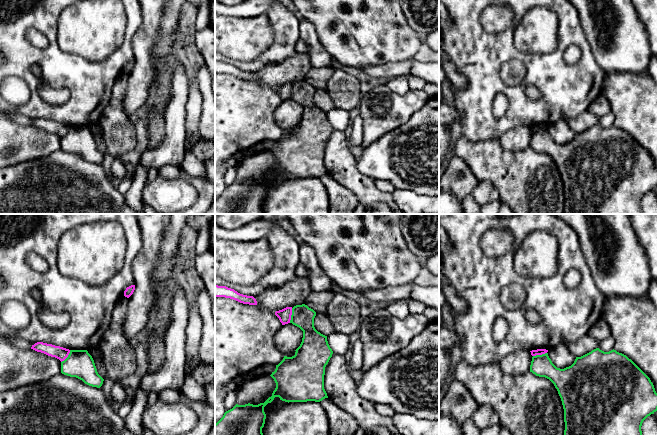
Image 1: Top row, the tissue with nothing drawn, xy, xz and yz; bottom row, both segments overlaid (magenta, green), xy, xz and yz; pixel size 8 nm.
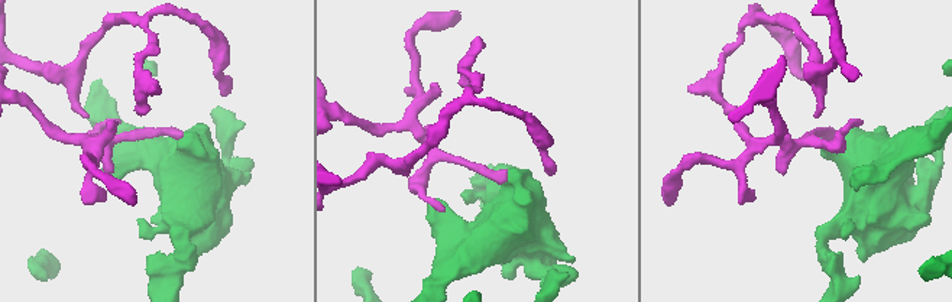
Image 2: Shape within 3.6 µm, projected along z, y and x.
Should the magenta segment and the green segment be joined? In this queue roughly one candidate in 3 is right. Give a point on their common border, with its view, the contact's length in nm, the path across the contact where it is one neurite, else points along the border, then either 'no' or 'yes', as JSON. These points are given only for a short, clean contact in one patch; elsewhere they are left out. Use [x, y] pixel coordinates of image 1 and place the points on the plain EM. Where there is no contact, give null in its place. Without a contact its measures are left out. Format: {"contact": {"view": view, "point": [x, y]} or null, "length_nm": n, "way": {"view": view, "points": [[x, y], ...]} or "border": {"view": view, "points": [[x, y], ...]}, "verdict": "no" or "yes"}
{"contact": {"view": "xz", "point": [291, 90]}, "length_nm": 120, "border": {"view": "xz", "points": [[292, 84], [289, 98]]}, "verdict": "no"}

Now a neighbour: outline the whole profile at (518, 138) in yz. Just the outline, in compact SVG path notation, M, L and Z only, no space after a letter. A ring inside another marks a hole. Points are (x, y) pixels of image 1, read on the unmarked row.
M518 126L502 134L499 143L504 151L524 150L530 147L532 133L530 127Z

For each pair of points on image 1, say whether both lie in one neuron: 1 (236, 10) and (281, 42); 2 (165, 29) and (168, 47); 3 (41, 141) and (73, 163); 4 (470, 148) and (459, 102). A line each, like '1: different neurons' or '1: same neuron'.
1: same neuron
2: same neuron
3: different neurons
4: different neurons

